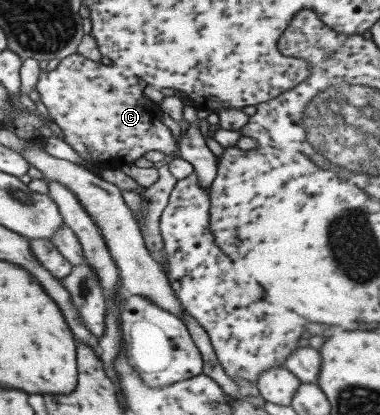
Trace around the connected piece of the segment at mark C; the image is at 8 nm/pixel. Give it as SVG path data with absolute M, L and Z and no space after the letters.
M70 54L58 62L58 66L52 71L40 72L40 77L35 83L39 100L46 107L48 119L54 122L62 131L64 142L93 168L116 168L124 164L131 164L142 154L151 150L161 153L179 155L177 141L172 138L170 130L161 122L163 112L157 103L144 96L144 88L147 86L136 74L130 70L112 64L104 66L100 62L92 62L80 54Z

